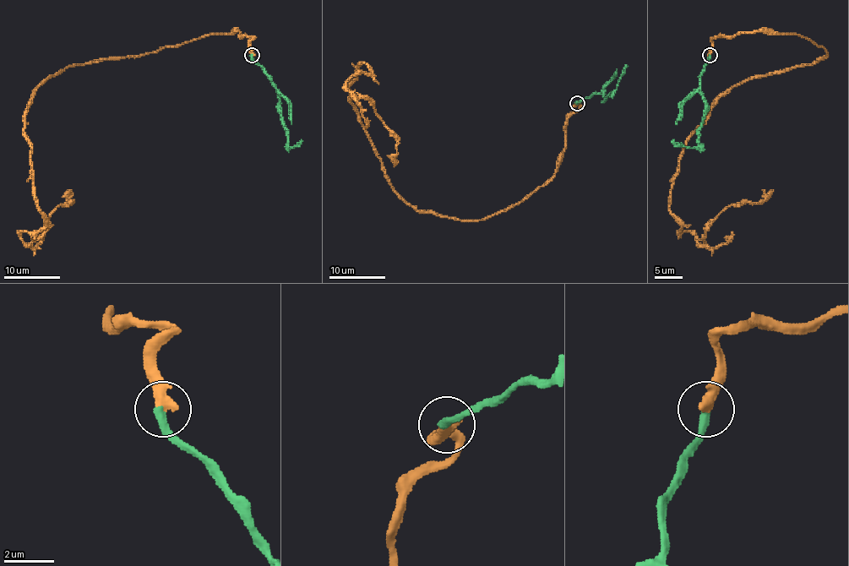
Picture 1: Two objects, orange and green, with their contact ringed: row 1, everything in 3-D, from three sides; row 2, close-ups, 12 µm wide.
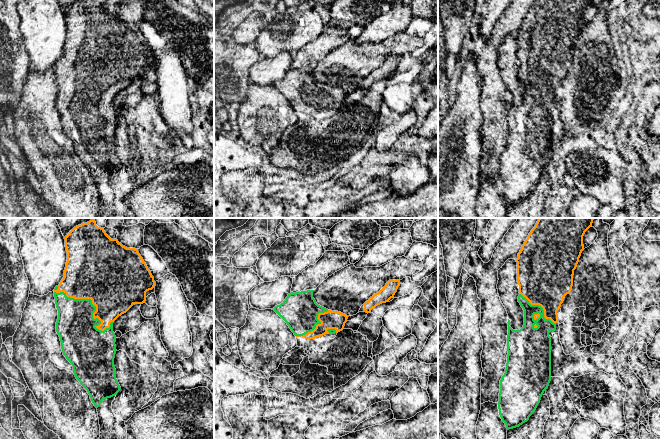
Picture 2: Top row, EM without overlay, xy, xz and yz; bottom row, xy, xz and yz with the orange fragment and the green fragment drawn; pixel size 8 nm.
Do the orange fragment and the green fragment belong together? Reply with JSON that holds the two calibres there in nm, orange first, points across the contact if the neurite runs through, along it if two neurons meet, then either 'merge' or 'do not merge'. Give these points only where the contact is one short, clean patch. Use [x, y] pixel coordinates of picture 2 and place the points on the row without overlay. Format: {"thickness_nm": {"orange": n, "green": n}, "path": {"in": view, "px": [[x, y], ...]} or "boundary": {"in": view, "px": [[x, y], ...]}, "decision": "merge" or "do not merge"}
{"thickness_nm": {"orange": 480, "green": 300}, "decision": "merge"}

